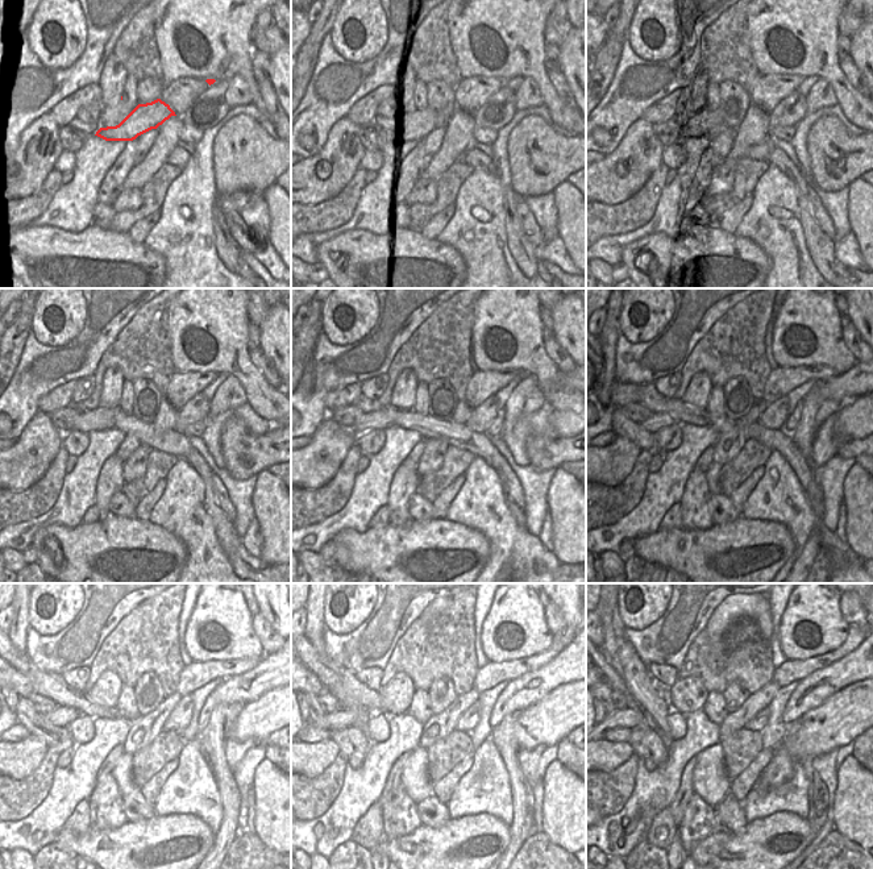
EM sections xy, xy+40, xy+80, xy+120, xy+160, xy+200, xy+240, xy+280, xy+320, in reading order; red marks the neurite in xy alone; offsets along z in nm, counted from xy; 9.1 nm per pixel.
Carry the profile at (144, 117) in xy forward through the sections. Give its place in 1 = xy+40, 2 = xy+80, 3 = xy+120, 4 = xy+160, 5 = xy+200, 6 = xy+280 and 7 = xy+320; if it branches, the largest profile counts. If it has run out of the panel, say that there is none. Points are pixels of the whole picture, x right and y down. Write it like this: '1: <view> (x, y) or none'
1: xy+40 (415, 124)
2: xy+80 (701, 123)
3: xy+120 (103, 418)
4: xy+160 (377, 419)
5: xy+200 (656, 421)
6: xy+280 (336, 720)
7: xy+320 (628, 718)

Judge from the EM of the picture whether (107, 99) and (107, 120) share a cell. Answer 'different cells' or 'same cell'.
different cells

